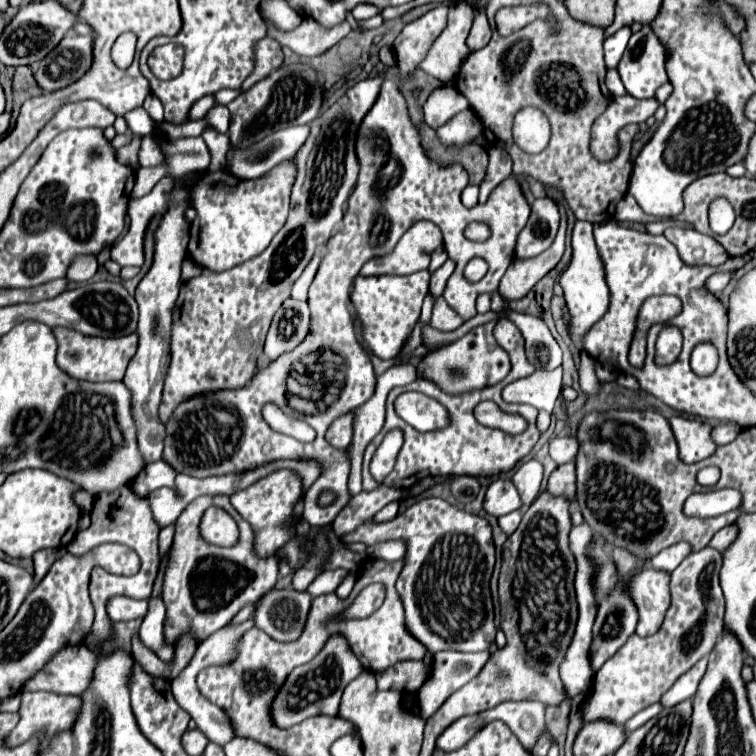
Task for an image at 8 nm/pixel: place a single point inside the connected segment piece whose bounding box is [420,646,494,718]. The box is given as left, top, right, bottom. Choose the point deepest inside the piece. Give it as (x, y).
(449, 670)

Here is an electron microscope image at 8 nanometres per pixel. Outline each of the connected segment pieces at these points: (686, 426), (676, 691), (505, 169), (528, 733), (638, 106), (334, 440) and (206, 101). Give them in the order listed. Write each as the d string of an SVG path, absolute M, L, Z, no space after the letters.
M678 416L678 418L670 418L670 426L678 440L680 458L684 462L688 462L688 464L700 462L700 460L712 456L712 452L716 450L716 442L710 436L710 432L712 432L710 424Z
M702 658L700 662L696 662L686 674L682 674L674 686L660 698L662 706L676 706L678 702L686 700L686 698L692 698L696 688L698 688L698 682L702 680L704 672L706 672L706 664L708 664L708 658Z
M490 146L488 154L490 154L490 164L488 164L486 178L480 184L480 204L484 204L490 196L490 192L512 174L512 160L510 160L508 152Z
M504 702L488 712L490 722L506 722L524 748L534 748L538 738L546 732L544 708L540 702Z
M620 96L614 98L608 106L608 110L596 118L592 126L592 156L600 162L614 160L619 151L620 140L618 132L632 122L646 122L654 116L654 112L660 108L660 102L656 98L648 100L636 100L632 96Z
M352 412L340 416L326 432L326 440L330 446L342 450L348 448L350 440L352 440Z
M204 96L200 100L196 100L196 104L192 104L192 112L188 114L190 120L198 120L200 116L206 116L206 112L214 106L214 98L212 96Z

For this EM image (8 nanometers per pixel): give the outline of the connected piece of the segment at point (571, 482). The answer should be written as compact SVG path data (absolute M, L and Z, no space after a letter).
M568 462L564 466L558 466L548 480L548 494L552 496L564 496L570 502L576 500L576 464Z

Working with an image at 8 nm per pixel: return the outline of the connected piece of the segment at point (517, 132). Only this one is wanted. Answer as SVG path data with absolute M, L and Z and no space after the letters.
M524 108L514 117L512 134L520 139L520 148L532 154L542 152L550 140L550 124L548 118L536 108Z

